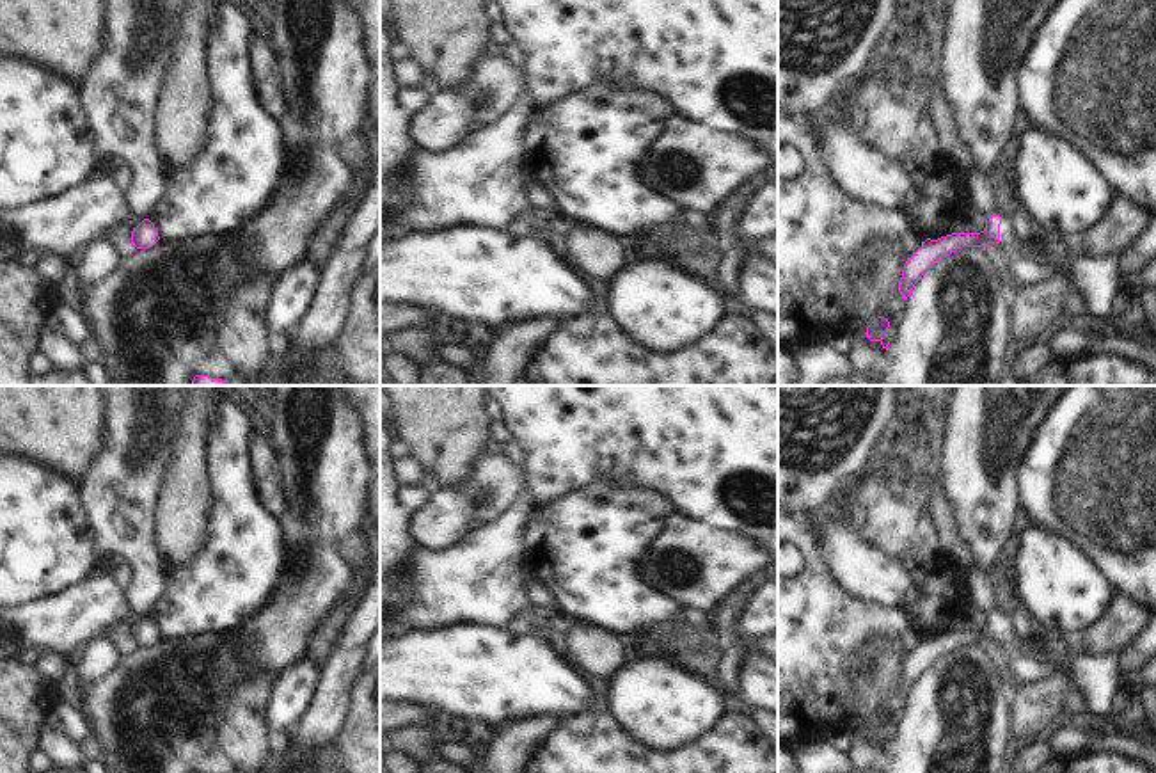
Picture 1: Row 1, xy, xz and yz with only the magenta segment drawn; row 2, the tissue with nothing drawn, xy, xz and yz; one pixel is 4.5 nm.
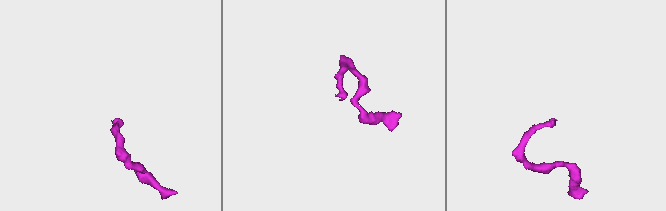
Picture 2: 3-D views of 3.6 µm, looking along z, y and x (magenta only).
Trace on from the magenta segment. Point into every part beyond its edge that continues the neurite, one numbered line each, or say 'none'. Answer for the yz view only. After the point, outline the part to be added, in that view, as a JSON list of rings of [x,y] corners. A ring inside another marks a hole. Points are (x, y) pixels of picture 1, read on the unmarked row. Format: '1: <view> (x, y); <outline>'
1: yz (1007, 637); [[[1002,615],[1002,622],[1000,622],[1000,643],[1007,650],[1012,650],[1017,643],[1017,636],[1014,633],[1014,624],[1012,624],[1010,617],[1007,617],[1007,615]]]

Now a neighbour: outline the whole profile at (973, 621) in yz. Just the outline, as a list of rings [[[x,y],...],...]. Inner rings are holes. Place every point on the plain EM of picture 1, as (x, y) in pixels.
[[[977,606],[970,608],[966,615],[955,624],[955,631],[980,631],[986,627],[986,613]]]

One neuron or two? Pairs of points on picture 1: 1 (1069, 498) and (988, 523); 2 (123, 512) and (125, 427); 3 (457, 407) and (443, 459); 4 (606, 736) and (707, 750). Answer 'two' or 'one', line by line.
1: two
2: one
3: one
4: one

